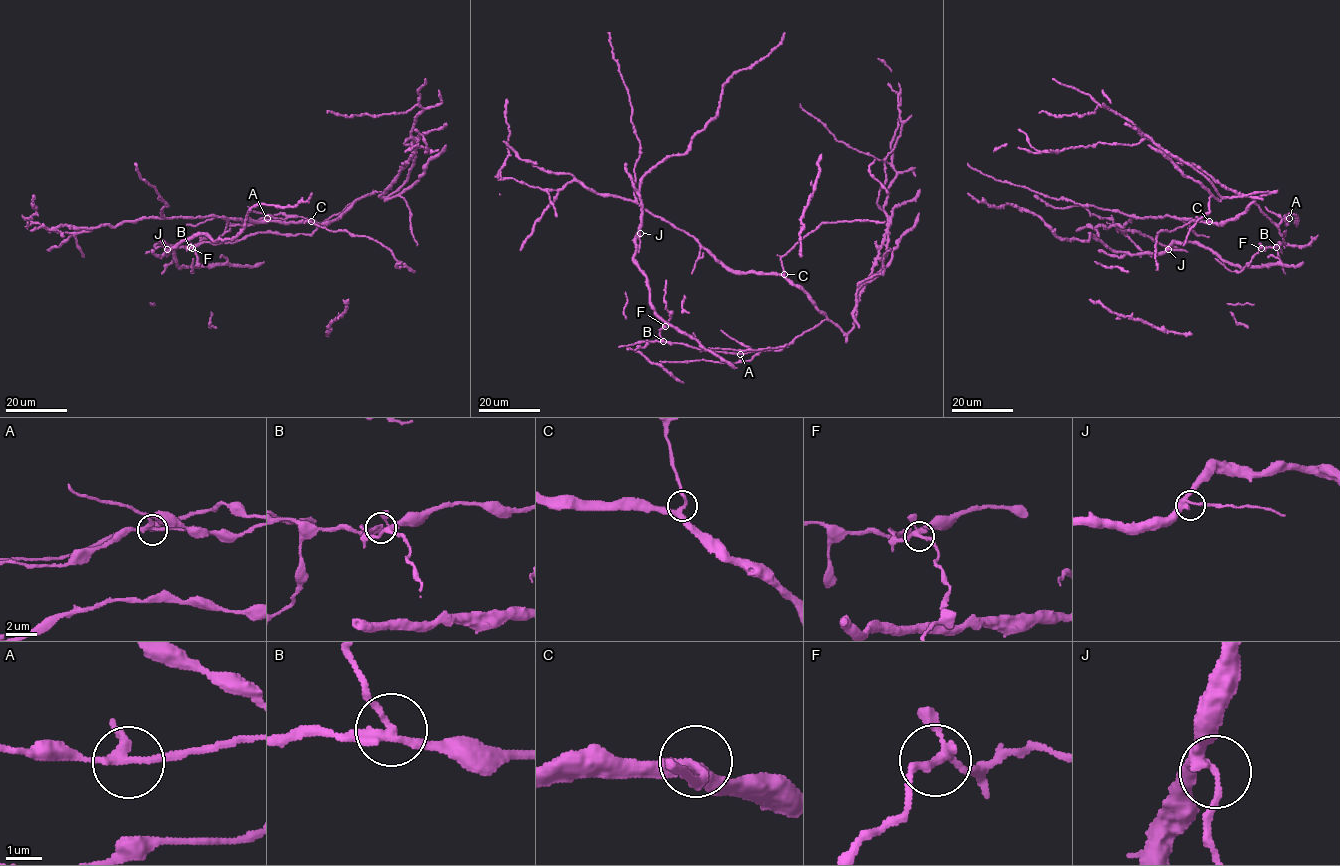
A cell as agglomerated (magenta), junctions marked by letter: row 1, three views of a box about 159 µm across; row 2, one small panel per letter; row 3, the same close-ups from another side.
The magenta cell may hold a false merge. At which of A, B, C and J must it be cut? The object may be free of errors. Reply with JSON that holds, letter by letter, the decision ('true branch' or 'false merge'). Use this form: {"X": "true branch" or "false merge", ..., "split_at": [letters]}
{"A": "true branch", "B": "false merge", "C": "true branch", "J": "true branch", "split_at": ["B"]}

